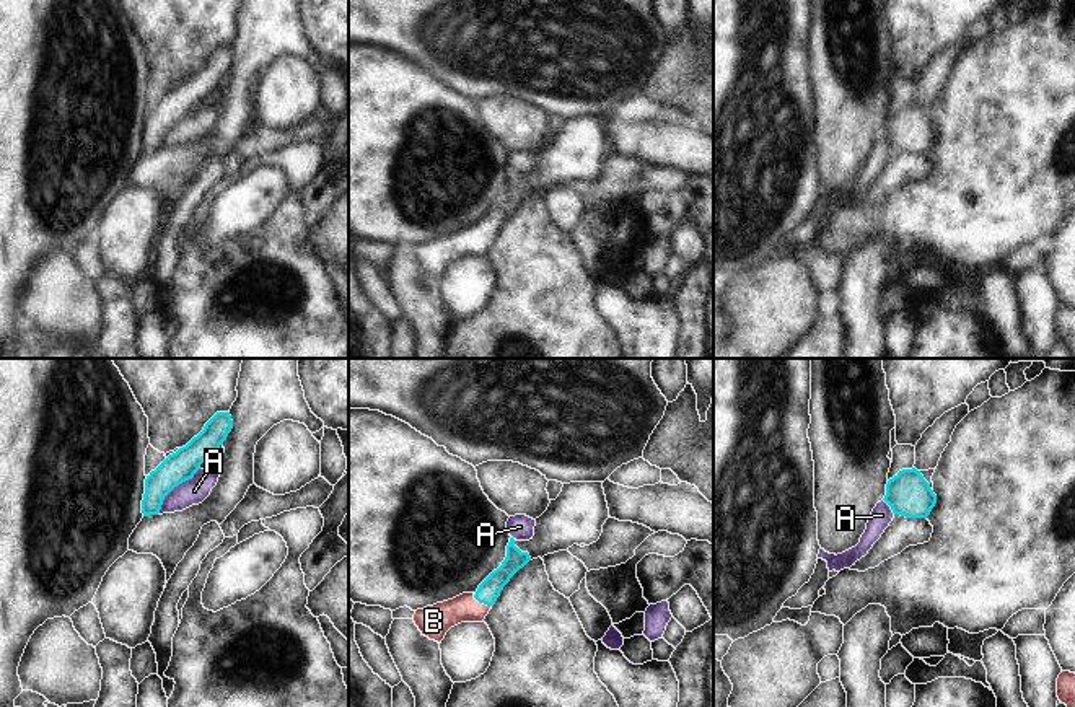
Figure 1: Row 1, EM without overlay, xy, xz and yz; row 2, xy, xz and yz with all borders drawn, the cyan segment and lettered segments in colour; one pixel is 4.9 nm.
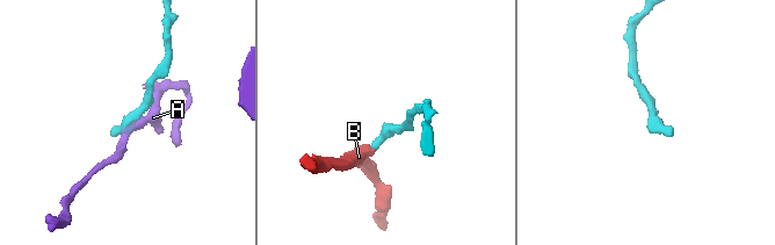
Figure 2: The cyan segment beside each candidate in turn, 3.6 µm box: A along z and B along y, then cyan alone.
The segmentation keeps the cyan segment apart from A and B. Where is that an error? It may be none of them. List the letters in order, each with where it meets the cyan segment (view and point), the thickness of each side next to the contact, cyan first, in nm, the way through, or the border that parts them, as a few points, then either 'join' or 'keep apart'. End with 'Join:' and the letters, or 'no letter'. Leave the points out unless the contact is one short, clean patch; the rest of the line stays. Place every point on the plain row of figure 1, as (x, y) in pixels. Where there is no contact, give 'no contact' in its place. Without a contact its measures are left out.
A: contact xy (175, 121); calibres 150 and 130 nm; border xy (199, 103), (165, 132), (158, 147); keep apart
B: contact xz (482, 237); calibres 110 and 150 nm; way xz (489, 225), (482, 237), (437, 254); join
Join: B

